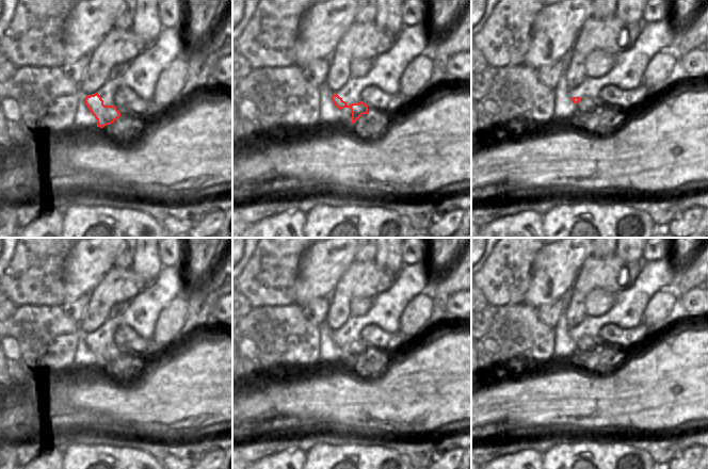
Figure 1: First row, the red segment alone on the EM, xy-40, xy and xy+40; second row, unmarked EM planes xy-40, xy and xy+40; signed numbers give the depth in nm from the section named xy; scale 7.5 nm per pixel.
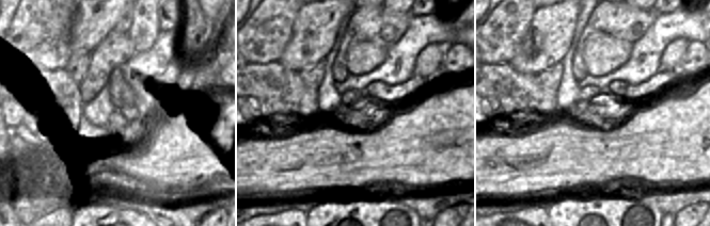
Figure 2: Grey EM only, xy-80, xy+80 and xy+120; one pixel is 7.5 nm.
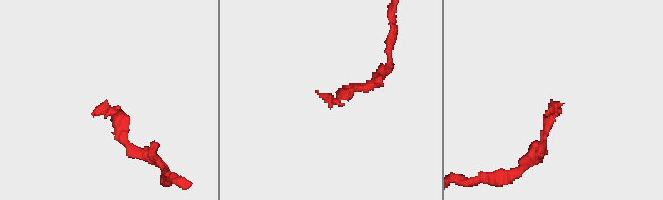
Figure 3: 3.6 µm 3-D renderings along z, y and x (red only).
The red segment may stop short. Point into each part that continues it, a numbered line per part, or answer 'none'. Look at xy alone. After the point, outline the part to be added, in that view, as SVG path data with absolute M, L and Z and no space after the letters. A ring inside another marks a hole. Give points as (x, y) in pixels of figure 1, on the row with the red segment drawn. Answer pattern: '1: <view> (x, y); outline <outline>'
1: xy (347, 115); outline M343 108L340 110L342 113L342 123L352 123L352 113L350 108Z

